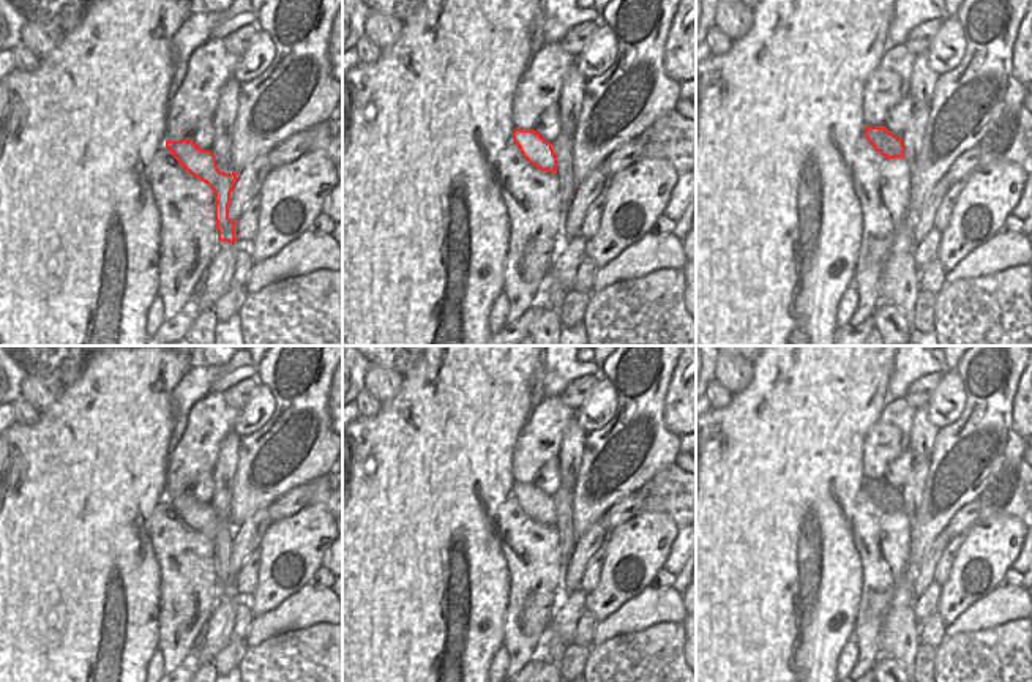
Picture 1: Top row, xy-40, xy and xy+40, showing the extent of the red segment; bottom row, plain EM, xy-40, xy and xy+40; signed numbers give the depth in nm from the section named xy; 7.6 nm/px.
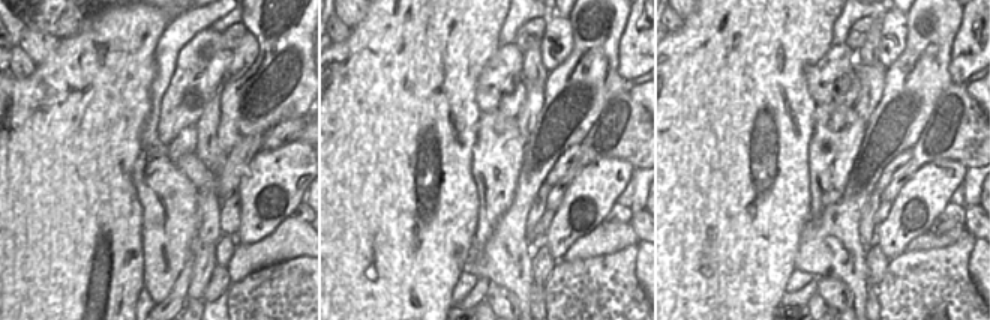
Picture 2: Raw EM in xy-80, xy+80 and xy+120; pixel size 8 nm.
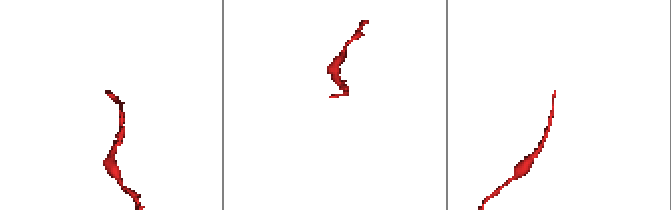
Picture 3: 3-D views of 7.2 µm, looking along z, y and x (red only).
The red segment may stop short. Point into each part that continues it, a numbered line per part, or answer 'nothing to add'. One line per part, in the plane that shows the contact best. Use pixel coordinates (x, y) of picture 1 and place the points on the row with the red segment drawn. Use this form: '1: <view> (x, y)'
1: xy (562, 146)

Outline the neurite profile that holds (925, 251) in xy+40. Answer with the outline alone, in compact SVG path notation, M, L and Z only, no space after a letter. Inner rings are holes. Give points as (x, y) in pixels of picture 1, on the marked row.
M933 227L929 234L923 238L923 242L915 246L912 257L918 270L922 270L931 259L936 257L940 234L942 232Z

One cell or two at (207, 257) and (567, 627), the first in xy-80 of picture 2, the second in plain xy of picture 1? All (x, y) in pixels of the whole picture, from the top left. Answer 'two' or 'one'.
one

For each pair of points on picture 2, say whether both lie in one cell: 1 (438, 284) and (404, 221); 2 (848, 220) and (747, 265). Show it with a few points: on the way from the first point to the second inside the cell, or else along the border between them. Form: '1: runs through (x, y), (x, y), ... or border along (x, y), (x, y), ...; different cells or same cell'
1: runs through (423, 269), (404, 250), (404, 236); same cell
2: border along (810, 217), (801, 232), (794, 269); different cells

